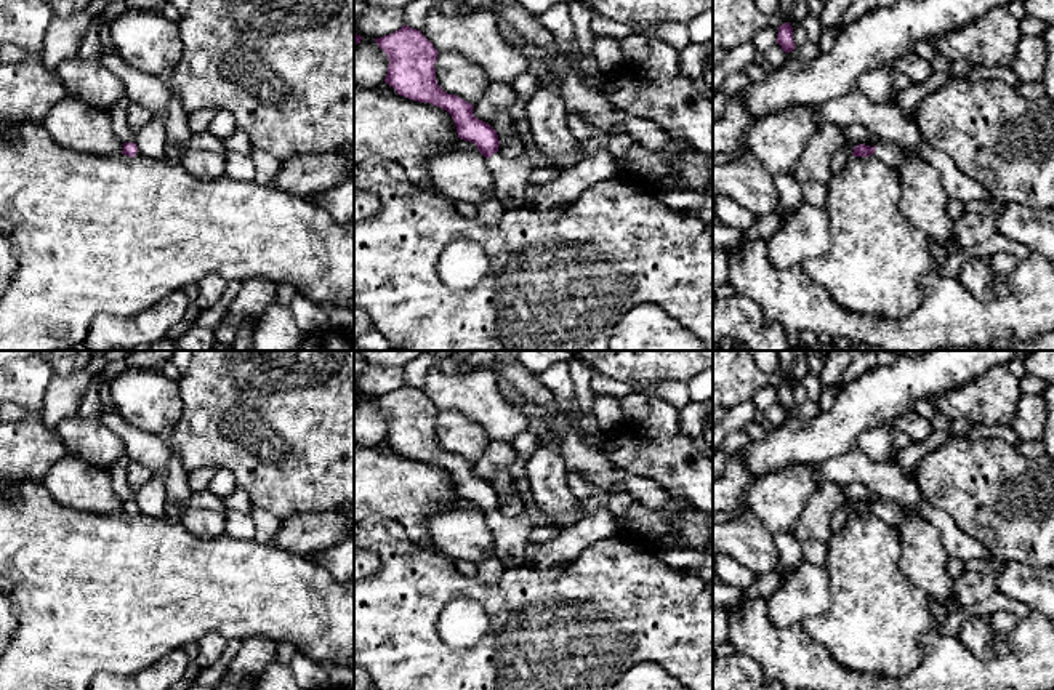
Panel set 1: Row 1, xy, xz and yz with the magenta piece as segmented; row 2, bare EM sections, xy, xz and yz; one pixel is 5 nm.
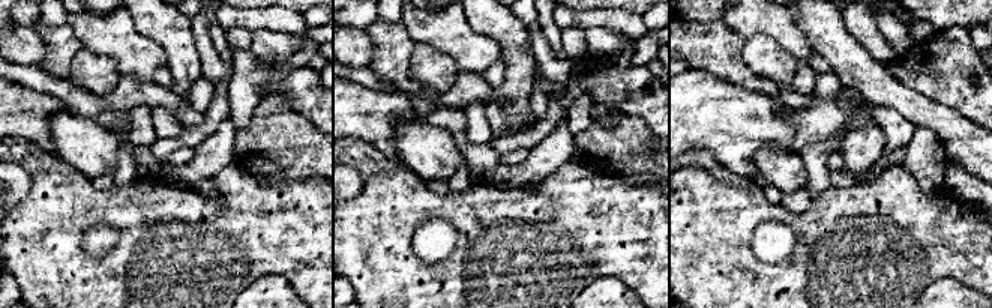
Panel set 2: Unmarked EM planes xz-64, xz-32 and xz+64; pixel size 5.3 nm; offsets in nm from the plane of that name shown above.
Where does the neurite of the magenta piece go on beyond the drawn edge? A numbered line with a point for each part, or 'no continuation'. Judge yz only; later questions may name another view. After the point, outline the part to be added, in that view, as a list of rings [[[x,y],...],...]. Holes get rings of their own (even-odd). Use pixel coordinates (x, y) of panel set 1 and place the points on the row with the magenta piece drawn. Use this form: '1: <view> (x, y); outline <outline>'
1: yz (893, 154); outline [[[879,142],[873,155],[894,170],[897,170],[908,157],[919,157],[915,150],[905,149],[895,142]]]

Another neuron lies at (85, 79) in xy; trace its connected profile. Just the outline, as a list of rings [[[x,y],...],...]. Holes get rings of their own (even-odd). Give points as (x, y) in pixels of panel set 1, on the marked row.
[[[96,58],[64,59],[56,74],[70,98],[95,109],[111,112],[119,102],[127,101],[123,82]]]

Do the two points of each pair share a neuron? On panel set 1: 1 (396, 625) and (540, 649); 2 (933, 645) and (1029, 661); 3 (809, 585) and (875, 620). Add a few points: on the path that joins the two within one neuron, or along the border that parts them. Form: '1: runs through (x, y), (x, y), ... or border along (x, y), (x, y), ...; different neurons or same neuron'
1: runs through (431, 660), (434, 663), (505, 661); same neuron
2: runs through (957, 668), (1005, 668); same neuron
3: border along (825, 565), (828, 605), (803, 621); different neurons

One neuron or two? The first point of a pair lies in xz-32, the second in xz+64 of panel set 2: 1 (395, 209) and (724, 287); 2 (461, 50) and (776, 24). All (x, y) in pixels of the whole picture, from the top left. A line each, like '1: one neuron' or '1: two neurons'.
1: one neuron
2: one neuron

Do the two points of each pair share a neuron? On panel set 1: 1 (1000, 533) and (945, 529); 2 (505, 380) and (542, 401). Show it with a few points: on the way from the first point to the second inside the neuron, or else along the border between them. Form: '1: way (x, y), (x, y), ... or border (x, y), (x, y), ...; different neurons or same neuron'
1: border (933, 505), (990, 553); different neurons
2: way (514, 380), (519, 380), (532, 391); same neuron

